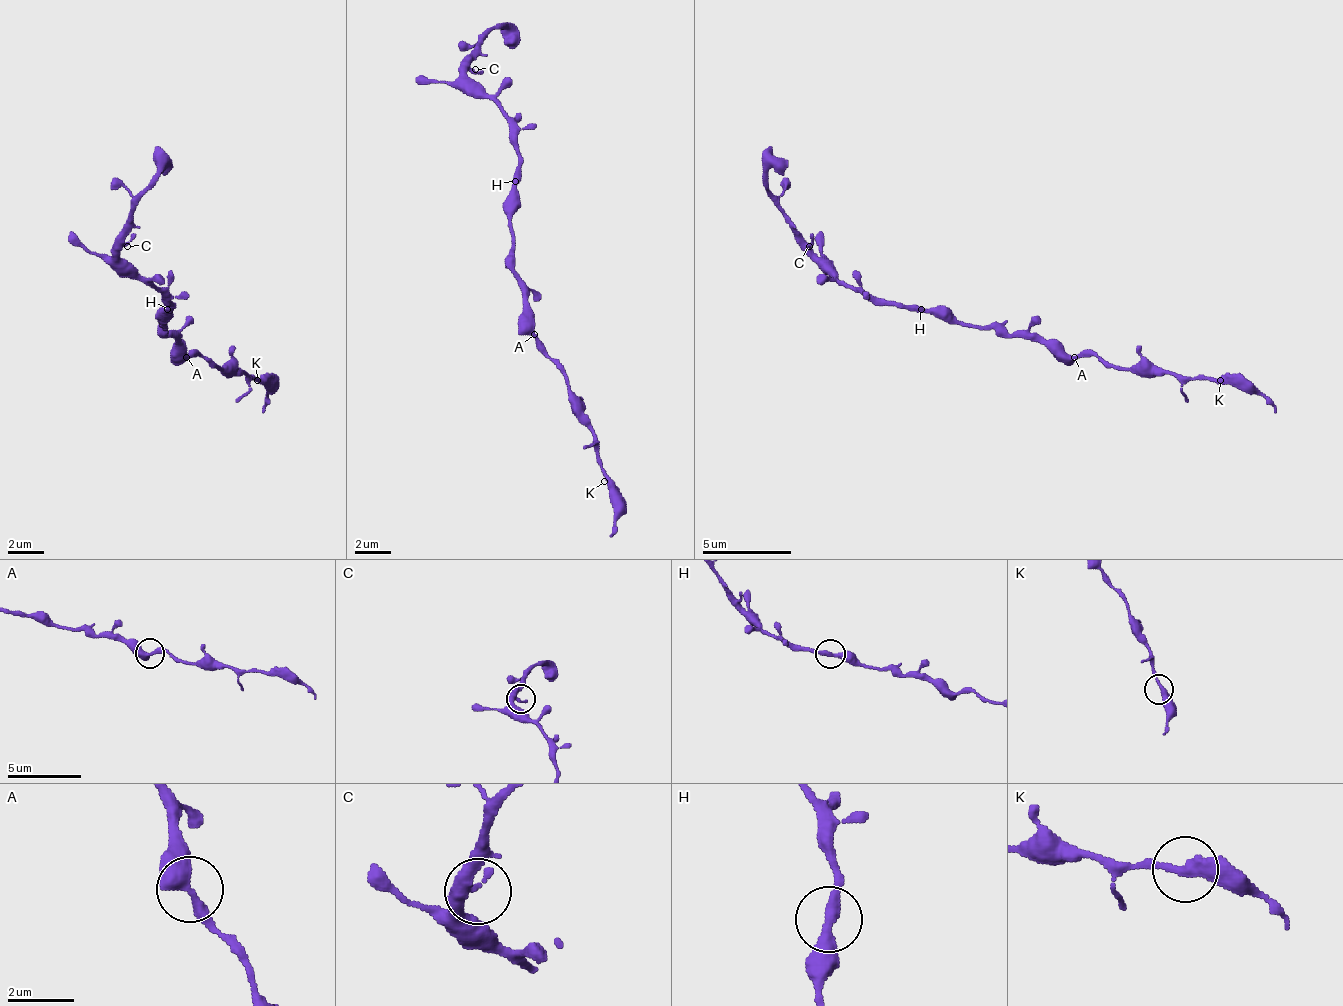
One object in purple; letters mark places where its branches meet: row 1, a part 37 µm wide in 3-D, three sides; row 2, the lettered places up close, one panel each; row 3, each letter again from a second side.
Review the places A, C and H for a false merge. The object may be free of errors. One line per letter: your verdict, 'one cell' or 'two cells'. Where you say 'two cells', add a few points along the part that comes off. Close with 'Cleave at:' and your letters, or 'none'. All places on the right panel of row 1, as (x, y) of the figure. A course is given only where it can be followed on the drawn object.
A: two cells; course (1073, 358), (1117, 367), (1153, 367), (1171, 376), (1216, 380), (1256, 389), (1274, 411)
C: one cell
H: one cell
Cleave at: A

